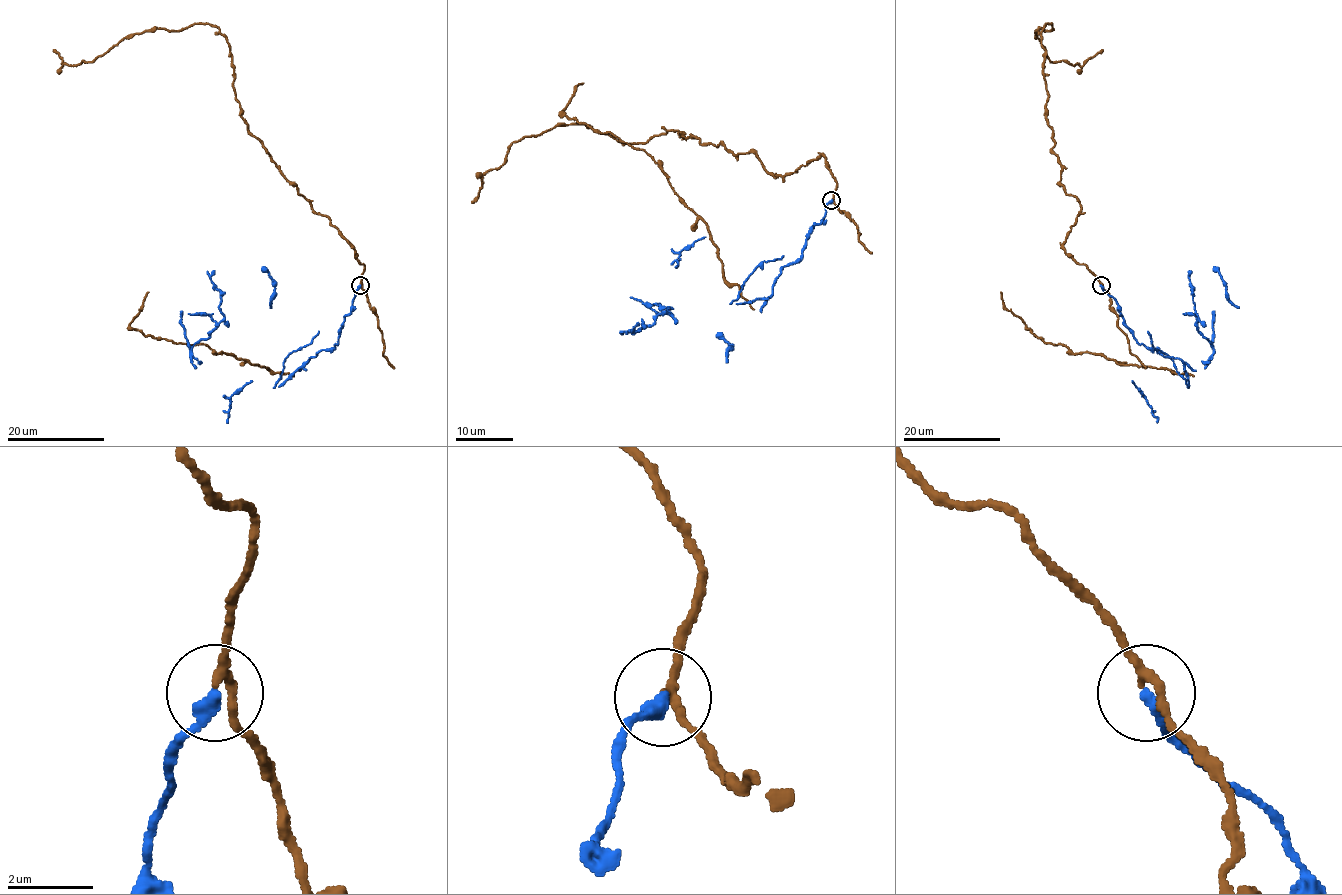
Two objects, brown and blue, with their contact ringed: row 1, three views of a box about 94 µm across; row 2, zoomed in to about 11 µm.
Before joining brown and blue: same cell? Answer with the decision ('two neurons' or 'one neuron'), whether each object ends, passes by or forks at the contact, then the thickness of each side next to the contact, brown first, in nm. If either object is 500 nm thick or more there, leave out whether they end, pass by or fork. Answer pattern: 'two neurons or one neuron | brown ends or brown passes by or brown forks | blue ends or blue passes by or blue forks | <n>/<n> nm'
two neurons | brown passes by | blue ends | 200/360 nm

